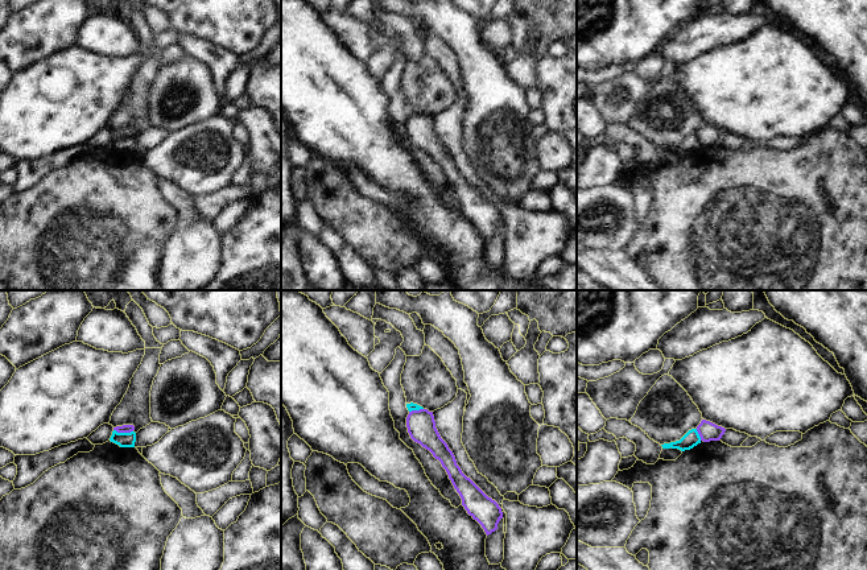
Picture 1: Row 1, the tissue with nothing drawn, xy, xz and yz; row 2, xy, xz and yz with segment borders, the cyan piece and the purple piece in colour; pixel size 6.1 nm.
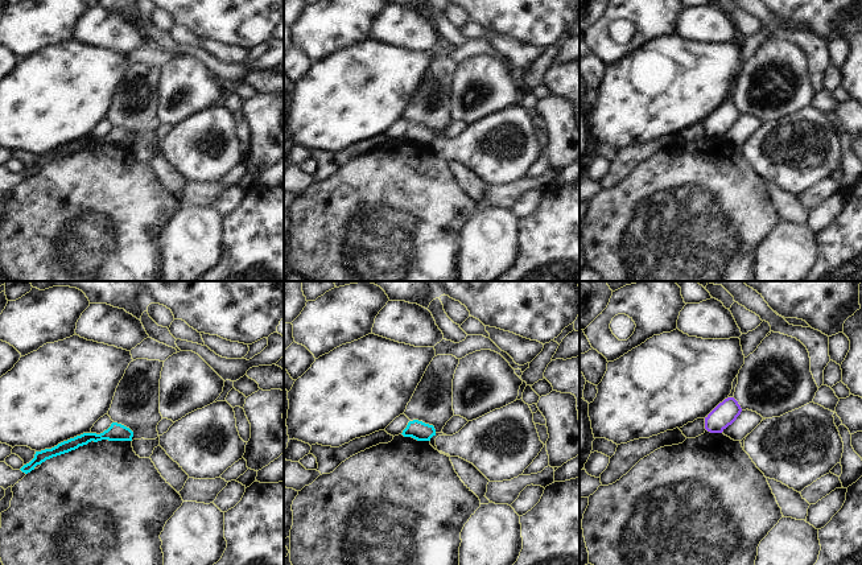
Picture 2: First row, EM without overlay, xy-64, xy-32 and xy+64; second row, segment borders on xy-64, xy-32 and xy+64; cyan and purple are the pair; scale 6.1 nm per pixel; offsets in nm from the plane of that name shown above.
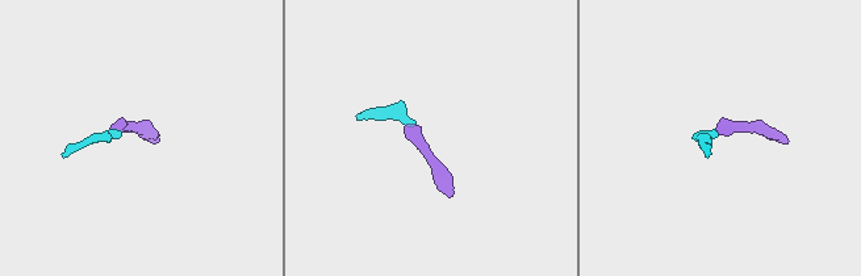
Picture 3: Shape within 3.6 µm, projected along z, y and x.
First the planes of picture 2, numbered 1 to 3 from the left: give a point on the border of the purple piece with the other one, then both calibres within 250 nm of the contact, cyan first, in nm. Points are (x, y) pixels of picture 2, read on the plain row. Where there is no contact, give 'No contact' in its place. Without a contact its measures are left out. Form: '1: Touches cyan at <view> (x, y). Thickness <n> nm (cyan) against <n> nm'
1: No contact
2: No contact
3: No contact.

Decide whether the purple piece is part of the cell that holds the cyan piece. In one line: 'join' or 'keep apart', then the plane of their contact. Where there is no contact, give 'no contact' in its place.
keep apart | xy

